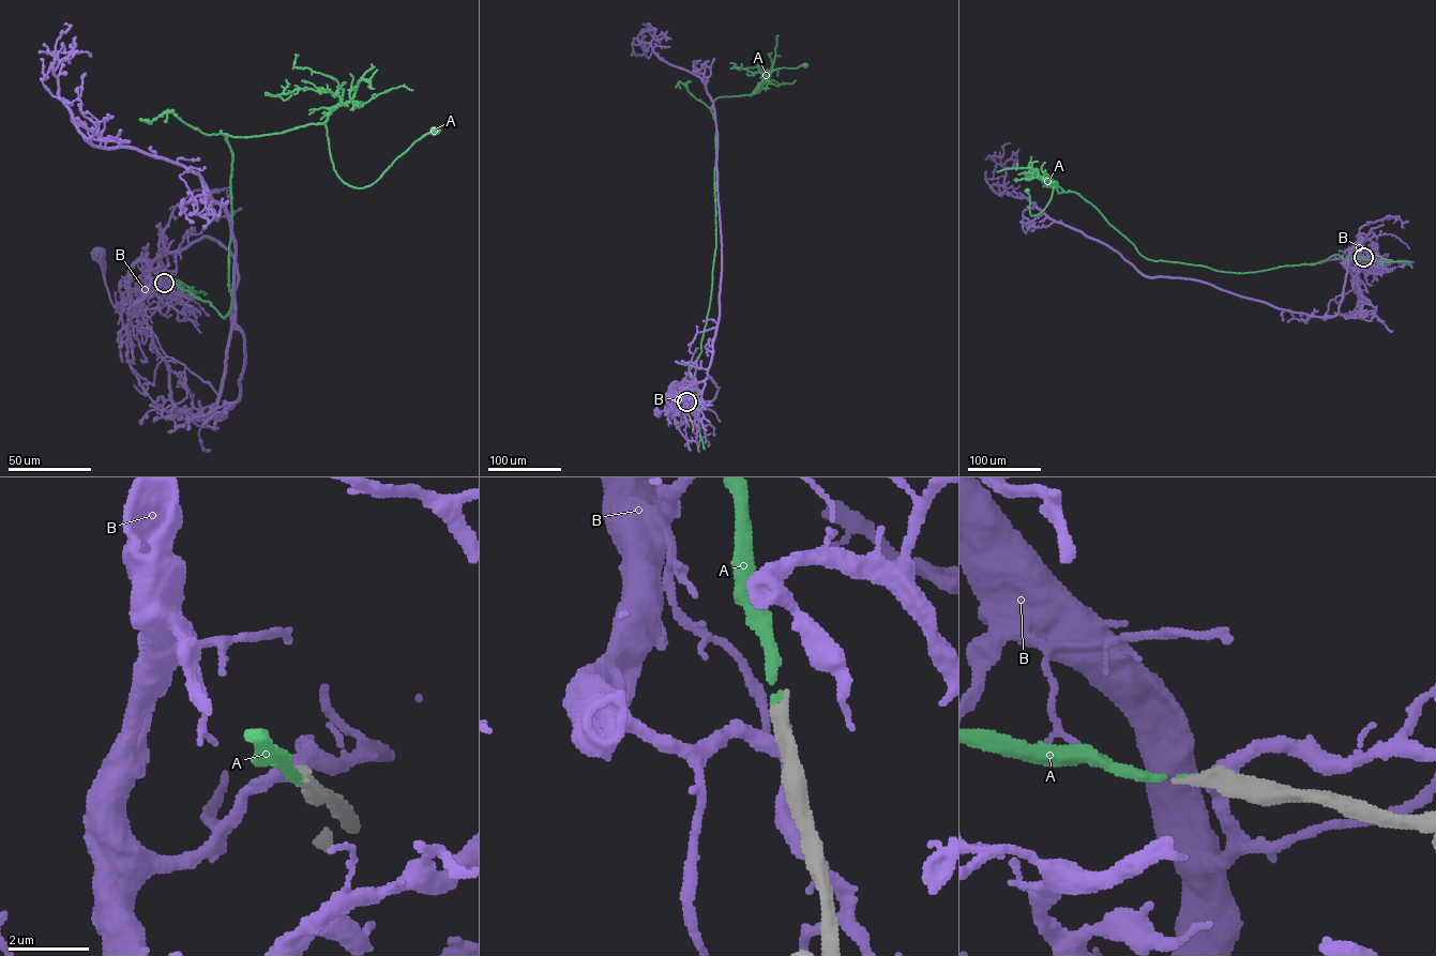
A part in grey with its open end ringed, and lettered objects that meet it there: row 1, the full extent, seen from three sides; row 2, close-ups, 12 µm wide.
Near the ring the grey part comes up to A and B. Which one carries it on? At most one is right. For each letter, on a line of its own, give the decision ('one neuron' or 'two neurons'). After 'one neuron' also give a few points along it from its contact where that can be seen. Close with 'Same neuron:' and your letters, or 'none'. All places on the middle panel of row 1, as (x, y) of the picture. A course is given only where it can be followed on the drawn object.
A: one neuron; course (686, 401), (697, 390), (689, 372), (701, 351), (715, 247), (712, 104), (754, 93), (773, 70), (805, 65)
B: two neurons
Same neuron: A

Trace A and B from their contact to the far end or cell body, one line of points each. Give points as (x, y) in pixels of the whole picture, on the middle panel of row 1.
A: (686, 401), (697, 390), (689, 372), (701, 351), (715, 247), (712, 104), (754, 93), (773, 70), (805, 65)
B: (686, 401), (683, 401), (684, 395), (686, 398), (671, 410), (658, 413)

